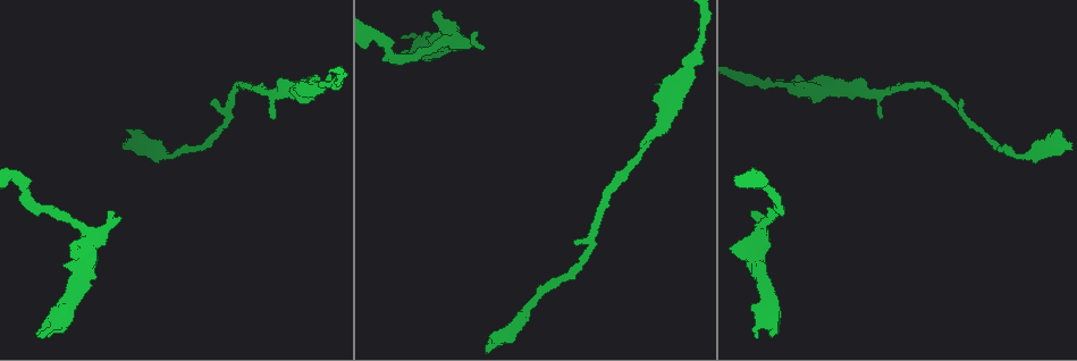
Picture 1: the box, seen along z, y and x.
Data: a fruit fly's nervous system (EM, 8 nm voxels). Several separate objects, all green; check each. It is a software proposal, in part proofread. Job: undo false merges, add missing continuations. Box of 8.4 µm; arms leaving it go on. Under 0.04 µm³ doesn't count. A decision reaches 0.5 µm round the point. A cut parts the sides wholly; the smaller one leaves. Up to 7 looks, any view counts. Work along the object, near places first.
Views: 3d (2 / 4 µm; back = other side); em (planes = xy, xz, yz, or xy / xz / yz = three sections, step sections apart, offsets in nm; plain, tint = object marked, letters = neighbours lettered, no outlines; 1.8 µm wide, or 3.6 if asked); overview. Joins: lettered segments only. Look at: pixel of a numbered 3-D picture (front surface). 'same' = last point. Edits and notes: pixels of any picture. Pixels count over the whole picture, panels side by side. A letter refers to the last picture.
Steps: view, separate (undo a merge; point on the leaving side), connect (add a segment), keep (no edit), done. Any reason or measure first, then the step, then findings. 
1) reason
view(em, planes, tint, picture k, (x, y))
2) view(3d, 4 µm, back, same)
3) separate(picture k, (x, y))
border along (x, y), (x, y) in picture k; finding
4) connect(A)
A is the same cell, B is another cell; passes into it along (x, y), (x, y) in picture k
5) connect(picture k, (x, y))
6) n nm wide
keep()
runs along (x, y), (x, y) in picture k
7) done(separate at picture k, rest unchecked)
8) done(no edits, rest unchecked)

thin end
view(3d, 4 µm, picture 1, (274, 116))

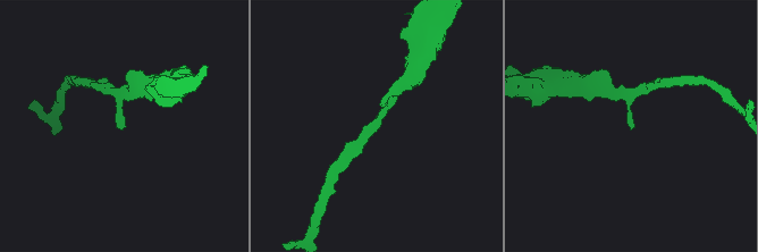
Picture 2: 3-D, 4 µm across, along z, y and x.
need the tissue
view(em, planes, letters, picture 2, (631, 130))

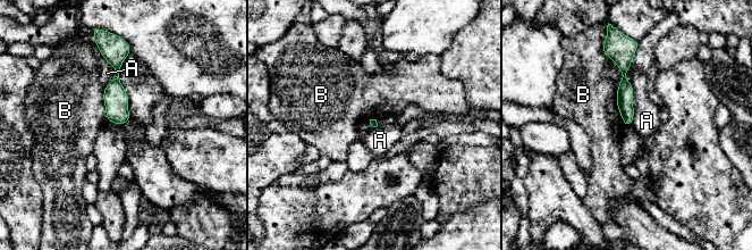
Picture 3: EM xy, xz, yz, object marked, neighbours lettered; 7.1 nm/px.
keep()
A and B are other cells; runs along (115, 56), (120, 122) in picture 3; no lettered segment goes on from it

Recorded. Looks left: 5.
free end
view(3d, 2 µm, back, picture 1, (575, 242))

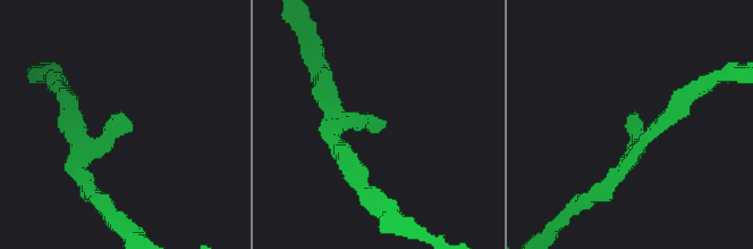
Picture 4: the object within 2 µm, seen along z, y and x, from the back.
now the EM
view(em, planes, plain, picture 4, (633, 128))

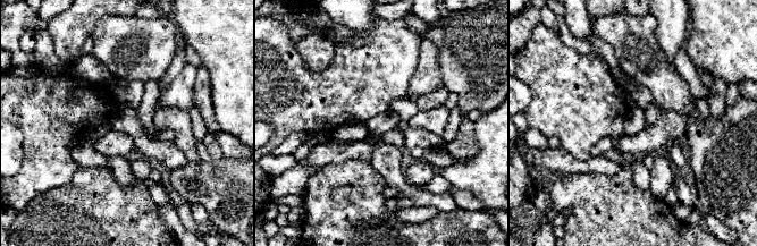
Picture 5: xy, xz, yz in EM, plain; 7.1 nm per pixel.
see the neighbours
view(em, planes, letters, same)

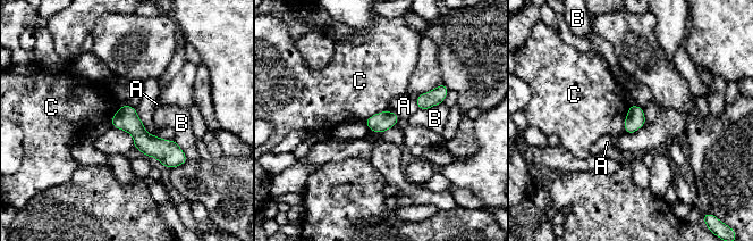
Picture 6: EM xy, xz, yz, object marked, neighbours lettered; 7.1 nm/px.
keep()
A, B and C are other cells; none of them fits

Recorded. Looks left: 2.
thick end
view(em, xy, step 4, letters, picture 1, (114, 211))

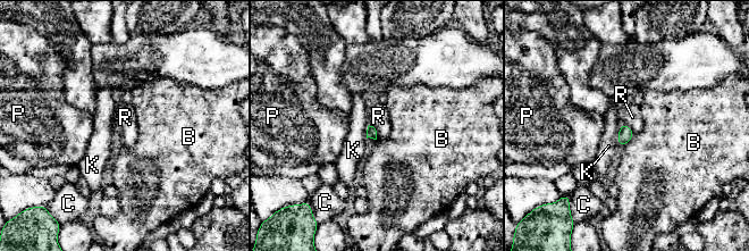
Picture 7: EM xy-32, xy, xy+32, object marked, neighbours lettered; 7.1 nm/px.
another direction
view(em, xz, step 8, letters, same)

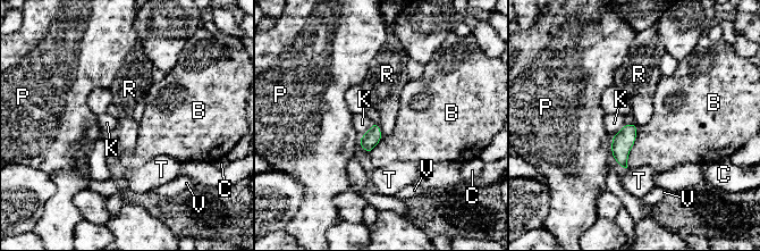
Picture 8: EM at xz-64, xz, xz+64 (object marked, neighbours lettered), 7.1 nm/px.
keep()
B, C, K, P, R, T and V are other cells; border along (377, 123), (382, 137) in picture 8; none of them fits

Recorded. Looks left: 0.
done(no edits, rest unchecked)

